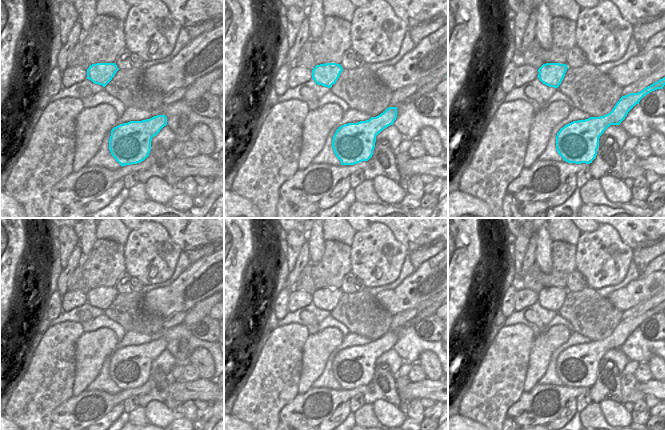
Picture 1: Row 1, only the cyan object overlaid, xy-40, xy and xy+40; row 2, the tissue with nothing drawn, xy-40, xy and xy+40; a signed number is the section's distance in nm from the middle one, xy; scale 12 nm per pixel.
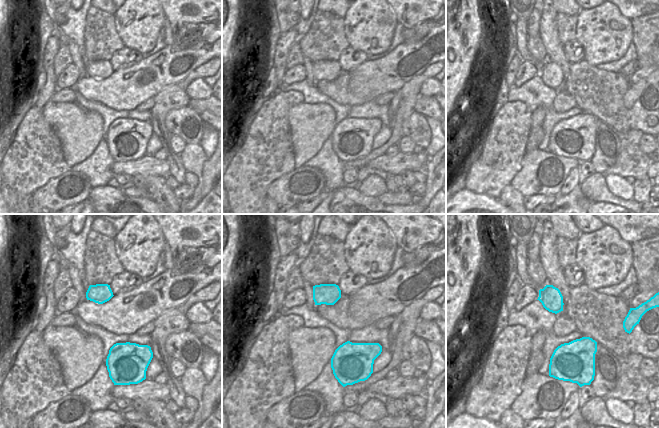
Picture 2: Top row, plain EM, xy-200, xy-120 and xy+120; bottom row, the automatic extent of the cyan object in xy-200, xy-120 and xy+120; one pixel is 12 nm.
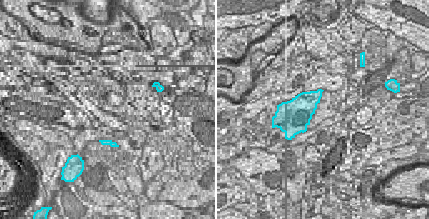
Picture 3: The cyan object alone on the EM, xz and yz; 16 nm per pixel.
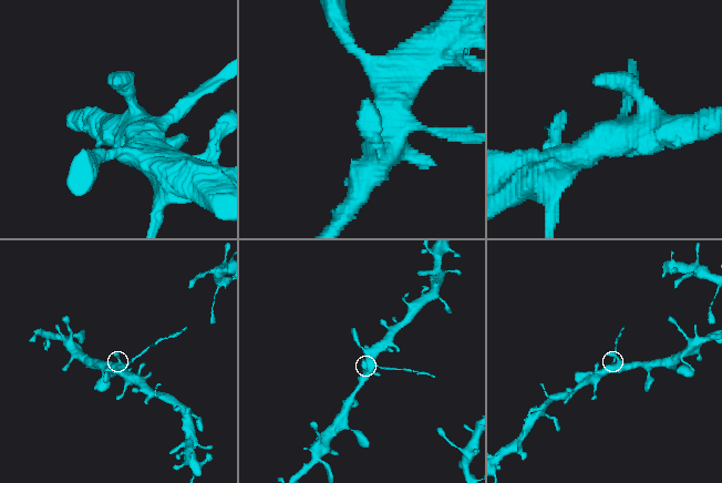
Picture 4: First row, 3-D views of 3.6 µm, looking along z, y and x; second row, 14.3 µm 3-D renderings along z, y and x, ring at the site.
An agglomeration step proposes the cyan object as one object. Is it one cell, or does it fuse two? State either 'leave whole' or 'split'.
split

